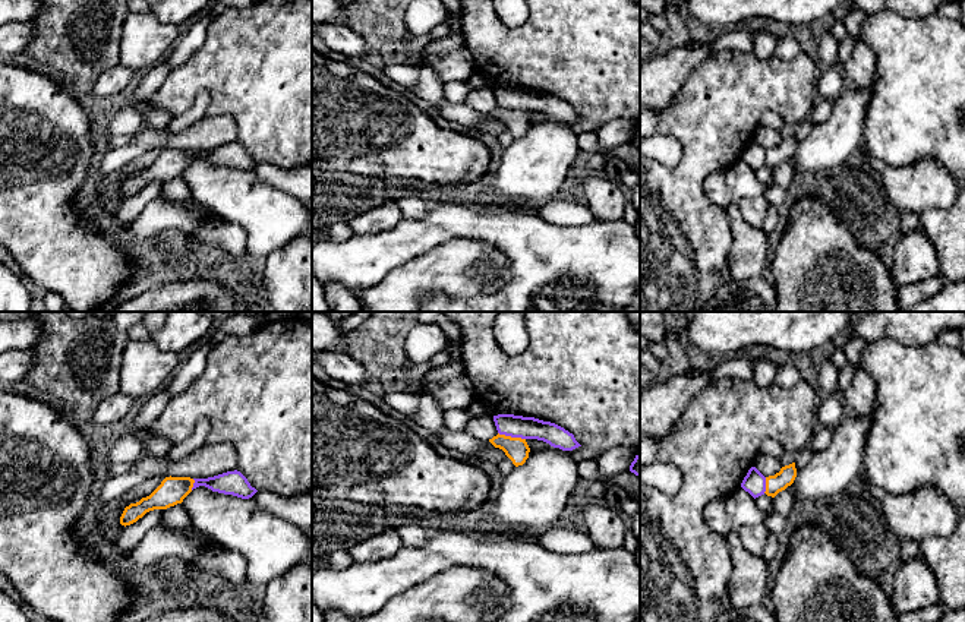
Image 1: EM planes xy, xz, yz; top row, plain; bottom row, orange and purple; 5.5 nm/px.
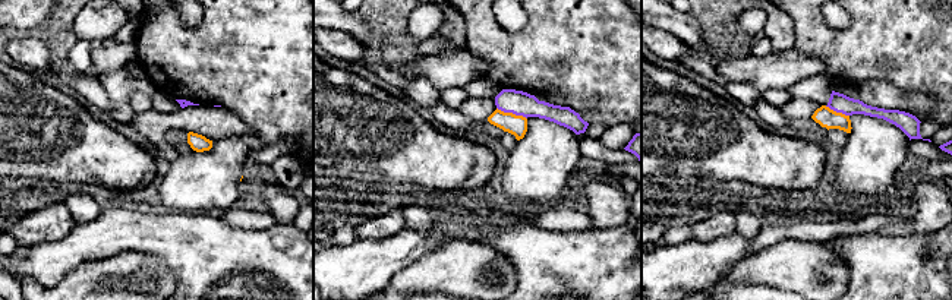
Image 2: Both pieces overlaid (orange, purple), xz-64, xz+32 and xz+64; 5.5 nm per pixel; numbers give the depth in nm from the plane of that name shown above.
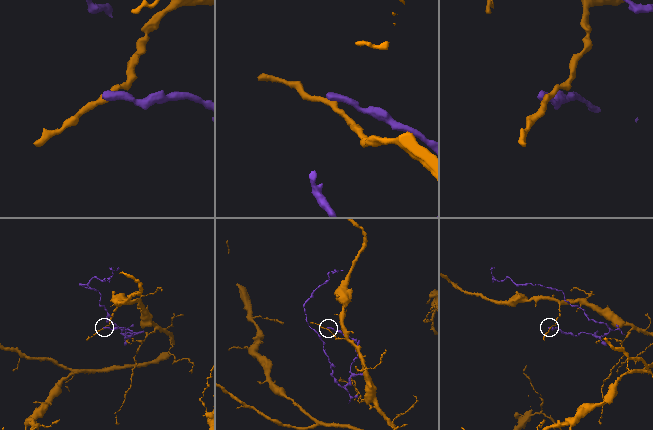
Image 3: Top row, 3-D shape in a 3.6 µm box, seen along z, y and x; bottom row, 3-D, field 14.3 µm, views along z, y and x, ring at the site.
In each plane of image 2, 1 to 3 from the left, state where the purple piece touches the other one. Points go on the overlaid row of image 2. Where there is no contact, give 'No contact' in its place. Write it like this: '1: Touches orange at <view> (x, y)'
1: No contact
2: Touches orange at xz+32 (511, 113)
3: Touches orange at xz+64 (835, 111)

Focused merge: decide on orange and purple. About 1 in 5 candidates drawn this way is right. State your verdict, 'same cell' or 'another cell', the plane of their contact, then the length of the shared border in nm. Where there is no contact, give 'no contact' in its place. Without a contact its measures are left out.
another cell | xz | 160 nm

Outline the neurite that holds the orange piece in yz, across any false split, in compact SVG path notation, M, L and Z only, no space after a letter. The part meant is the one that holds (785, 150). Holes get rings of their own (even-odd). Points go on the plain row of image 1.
M795 135L785 138L775 148L766 149L766 167L775 170L779 164L785 162L794 155L797 149Z

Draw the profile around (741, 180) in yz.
M742 160L732 164L723 173L726 187L734 201L763 195L763 184L757 179L756 171Z

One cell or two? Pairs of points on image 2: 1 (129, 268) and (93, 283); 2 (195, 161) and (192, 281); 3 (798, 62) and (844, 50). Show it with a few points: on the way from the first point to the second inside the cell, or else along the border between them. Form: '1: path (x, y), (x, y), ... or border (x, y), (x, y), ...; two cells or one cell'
1: path (120, 277), (114, 283), (101, 283); one cell
2: border (163, 212), (202, 214); two cells
3: border (794, 47), (816, 54), (825, 63), (825, 72); two cells

